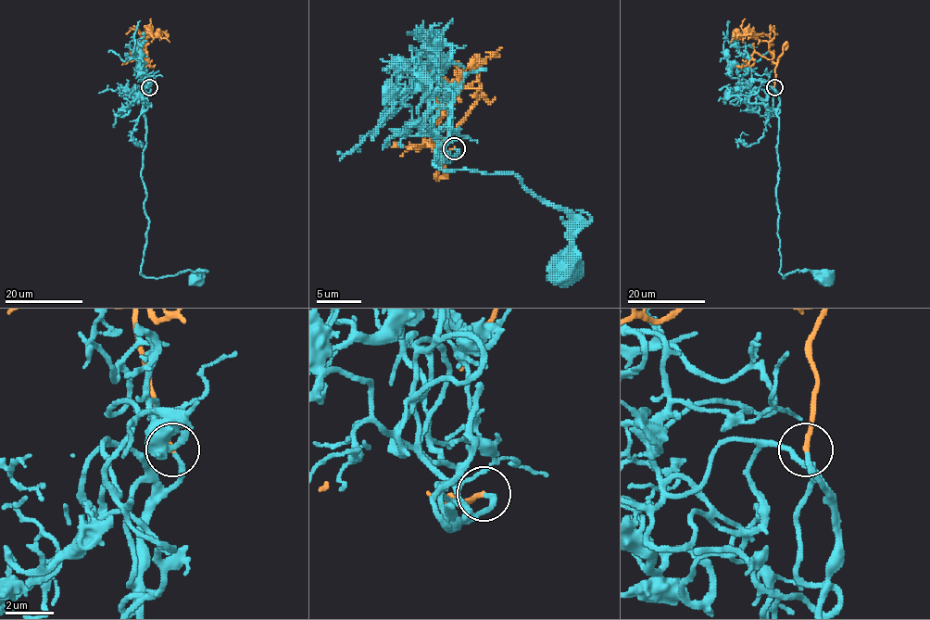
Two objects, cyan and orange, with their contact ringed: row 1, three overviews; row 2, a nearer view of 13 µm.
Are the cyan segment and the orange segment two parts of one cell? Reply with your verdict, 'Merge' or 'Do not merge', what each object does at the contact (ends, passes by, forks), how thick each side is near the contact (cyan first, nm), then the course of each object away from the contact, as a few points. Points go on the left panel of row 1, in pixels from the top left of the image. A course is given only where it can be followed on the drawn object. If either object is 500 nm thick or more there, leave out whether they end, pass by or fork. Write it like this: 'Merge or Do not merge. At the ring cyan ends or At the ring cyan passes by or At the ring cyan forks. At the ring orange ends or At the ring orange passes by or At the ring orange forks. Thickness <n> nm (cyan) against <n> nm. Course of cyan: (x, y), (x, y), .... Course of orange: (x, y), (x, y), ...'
Merge. At the ring cyan ends. At the ring orange ends. Thickness 200 nm (cyan) against 200 nm. Course of cyan: (149, 87), (144, 99), (146, 147), (141, 170), (149, 228), (140, 273), (158, 278), (198, 269), (196, 276). Course of orange: (149, 87), (142, 65), (138, 61), (141, 55), (138, 52), (145, 36), (151, 33), (166, 38), (162, 31)

